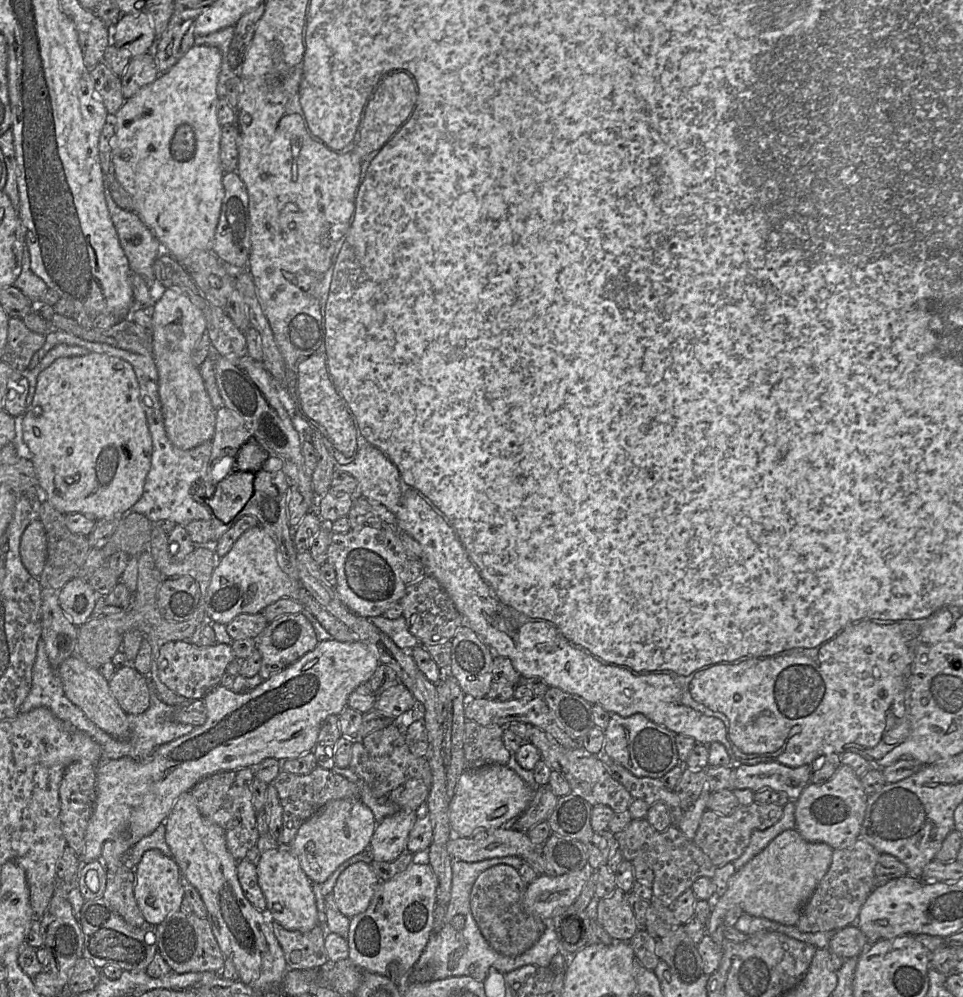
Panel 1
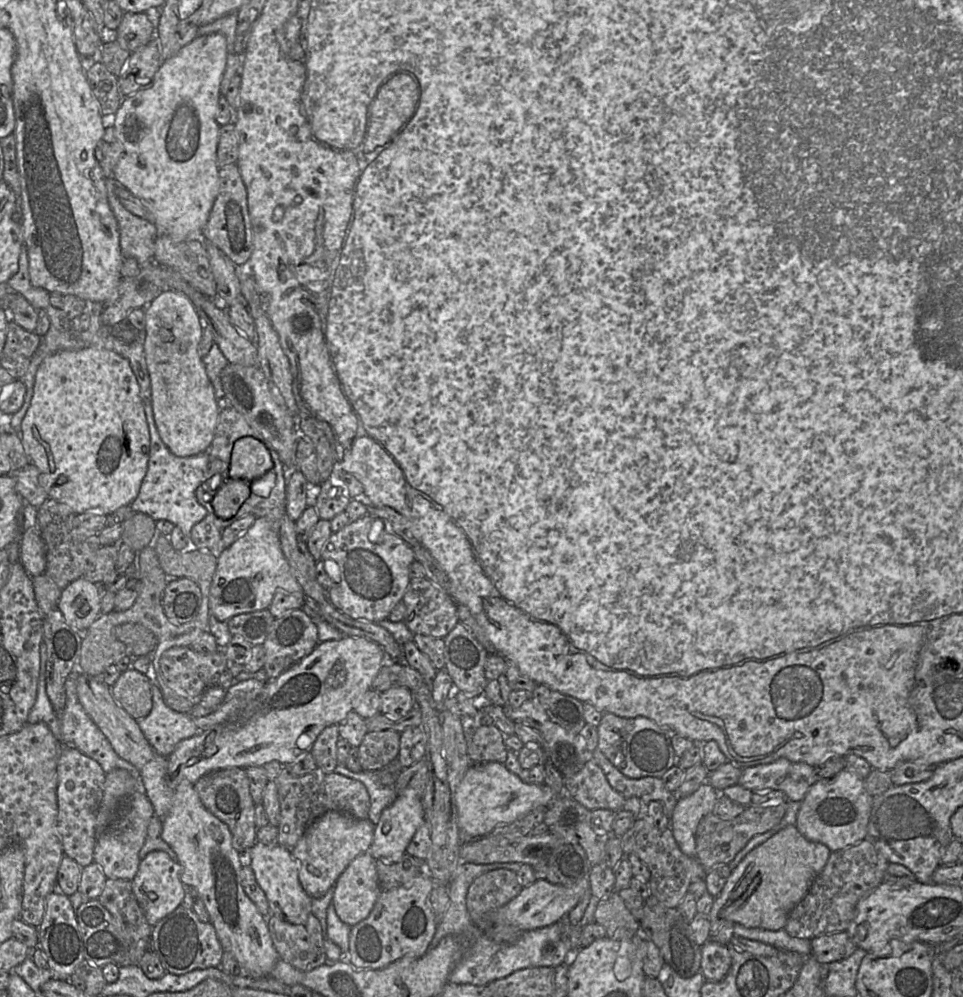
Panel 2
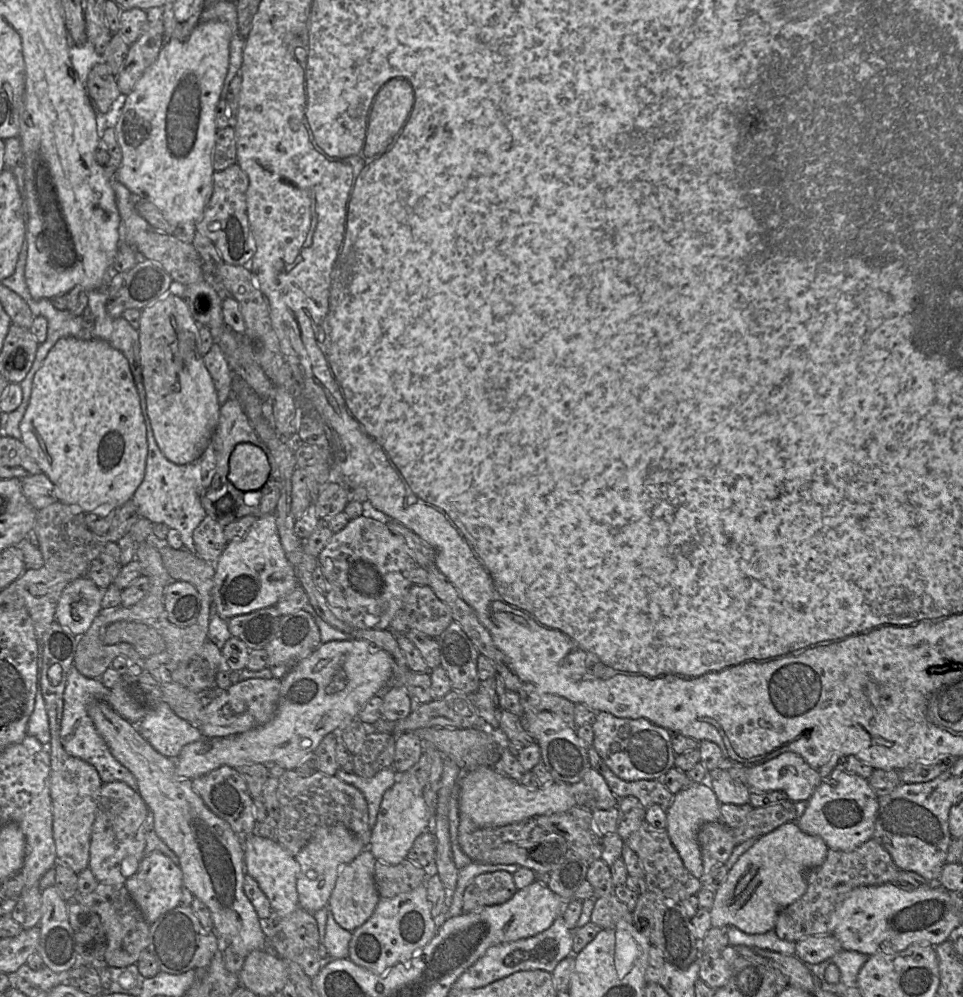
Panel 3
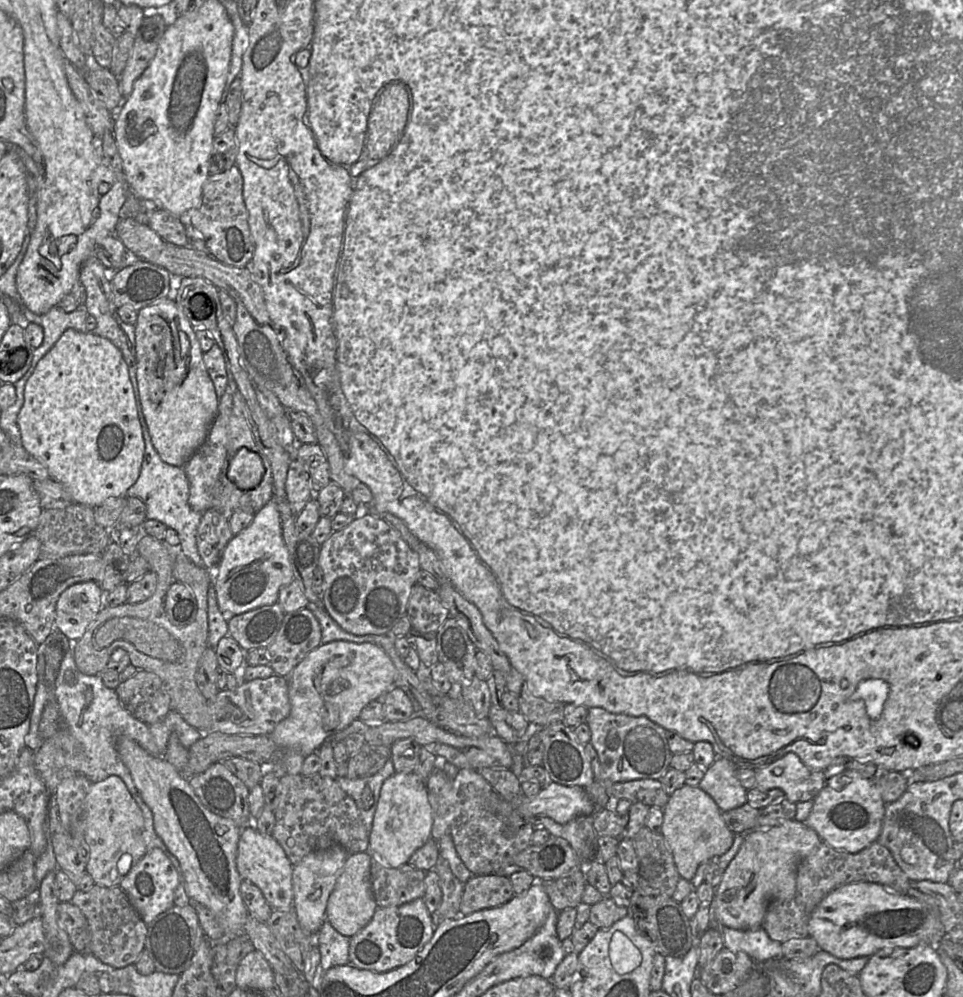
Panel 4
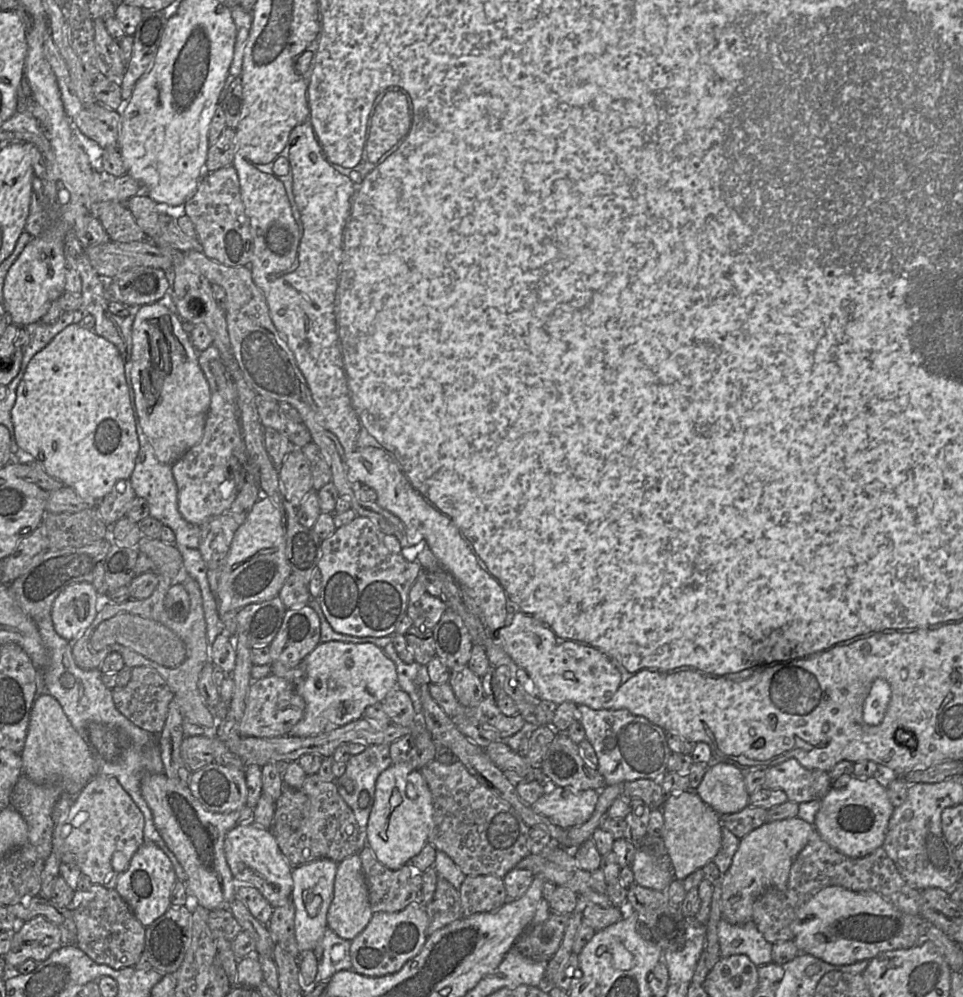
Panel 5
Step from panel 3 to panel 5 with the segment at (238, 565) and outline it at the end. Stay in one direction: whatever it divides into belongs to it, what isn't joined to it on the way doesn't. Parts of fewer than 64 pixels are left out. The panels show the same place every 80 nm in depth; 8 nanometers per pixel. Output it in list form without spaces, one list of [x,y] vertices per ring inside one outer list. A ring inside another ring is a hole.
[[[261,494],[245,522],[234,533],[224,566],[219,571],[219,615],[236,613],[246,605],[275,598],[290,575],[282,515],[272,500]]]

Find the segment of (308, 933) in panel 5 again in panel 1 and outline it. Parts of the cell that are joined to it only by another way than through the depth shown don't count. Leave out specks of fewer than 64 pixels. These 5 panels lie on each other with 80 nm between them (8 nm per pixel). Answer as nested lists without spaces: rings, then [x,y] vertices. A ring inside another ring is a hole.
[[[331,800],[301,825],[289,850],[312,883],[323,883],[345,861],[369,849],[375,827],[373,812],[361,800]]]

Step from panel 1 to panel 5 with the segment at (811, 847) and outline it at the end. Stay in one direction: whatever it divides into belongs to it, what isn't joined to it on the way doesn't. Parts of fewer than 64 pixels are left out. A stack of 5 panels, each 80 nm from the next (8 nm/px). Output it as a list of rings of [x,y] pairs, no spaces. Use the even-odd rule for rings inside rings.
[[[799,818],[765,822],[740,839],[732,864],[722,876],[721,919],[730,924],[744,924],[753,919],[753,904],[770,888],[785,889],[790,868],[815,830]]]

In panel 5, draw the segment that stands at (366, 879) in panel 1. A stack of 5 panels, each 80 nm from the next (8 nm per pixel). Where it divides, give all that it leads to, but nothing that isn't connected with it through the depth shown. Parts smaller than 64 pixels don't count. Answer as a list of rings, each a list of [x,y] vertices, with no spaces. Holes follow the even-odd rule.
[[[355,853],[338,863],[333,900],[327,913],[328,927],[339,937],[351,941],[364,930],[372,915],[361,858]]]

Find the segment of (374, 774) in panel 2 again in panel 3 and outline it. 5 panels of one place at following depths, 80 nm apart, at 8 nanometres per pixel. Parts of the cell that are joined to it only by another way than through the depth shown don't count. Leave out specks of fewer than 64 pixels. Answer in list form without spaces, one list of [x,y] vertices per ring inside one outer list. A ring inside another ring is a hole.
[[[393,766],[382,769],[372,778],[362,778],[354,773],[347,773],[340,768],[335,776],[363,793],[368,804],[369,827],[370,829],[375,827],[383,795],[394,785],[398,778]]]

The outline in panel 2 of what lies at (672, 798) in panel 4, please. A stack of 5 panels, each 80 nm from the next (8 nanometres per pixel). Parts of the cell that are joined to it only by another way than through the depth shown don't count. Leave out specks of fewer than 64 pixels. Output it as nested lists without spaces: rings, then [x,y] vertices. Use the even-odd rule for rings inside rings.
[[[704,782],[694,793],[678,797],[670,825],[681,851],[696,858],[696,829],[700,820],[714,811],[718,791]]]

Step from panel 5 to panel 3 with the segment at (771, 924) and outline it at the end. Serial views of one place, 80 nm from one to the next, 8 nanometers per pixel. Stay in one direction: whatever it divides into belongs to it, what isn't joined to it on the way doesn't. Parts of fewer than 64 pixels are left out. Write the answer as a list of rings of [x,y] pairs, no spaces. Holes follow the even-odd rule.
[[[874,838],[869,839],[853,851],[846,852],[828,849],[823,864],[811,869],[807,874],[807,890],[801,898],[784,908],[777,917],[774,932],[777,936],[789,942],[798,942],[815,935],[830,934],[828,924],[837,905],[843,901],[846,895],[853,889],[861,886],[882,885],[895,883],[900,869],[894,863],[889,852]]]

